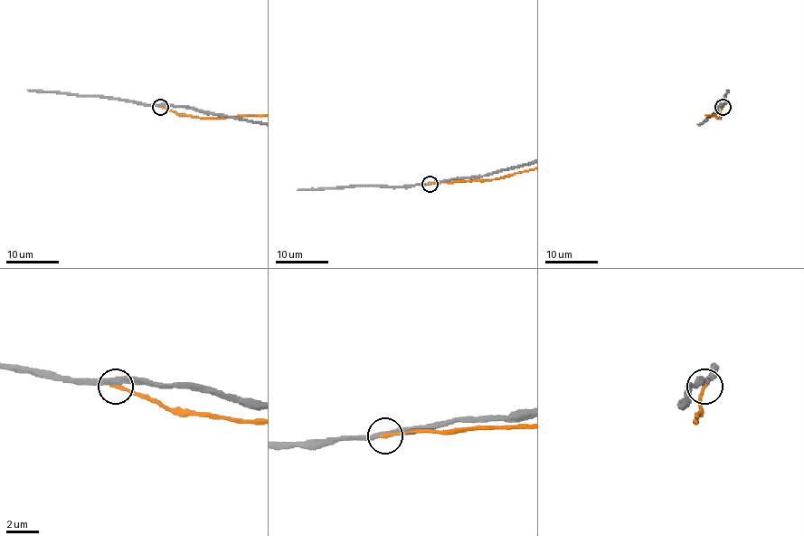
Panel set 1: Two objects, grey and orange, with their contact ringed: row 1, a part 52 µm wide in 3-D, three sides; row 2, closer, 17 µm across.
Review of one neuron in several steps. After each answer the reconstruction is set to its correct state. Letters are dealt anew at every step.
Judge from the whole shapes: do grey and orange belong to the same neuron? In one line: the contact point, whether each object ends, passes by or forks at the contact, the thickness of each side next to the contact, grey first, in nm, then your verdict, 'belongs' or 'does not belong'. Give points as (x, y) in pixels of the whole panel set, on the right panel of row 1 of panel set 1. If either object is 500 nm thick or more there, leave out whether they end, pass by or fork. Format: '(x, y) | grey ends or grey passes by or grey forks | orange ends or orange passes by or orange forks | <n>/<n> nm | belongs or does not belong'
(723, 107) | grey passes by | orange ends | 320/240 nm | does not belong

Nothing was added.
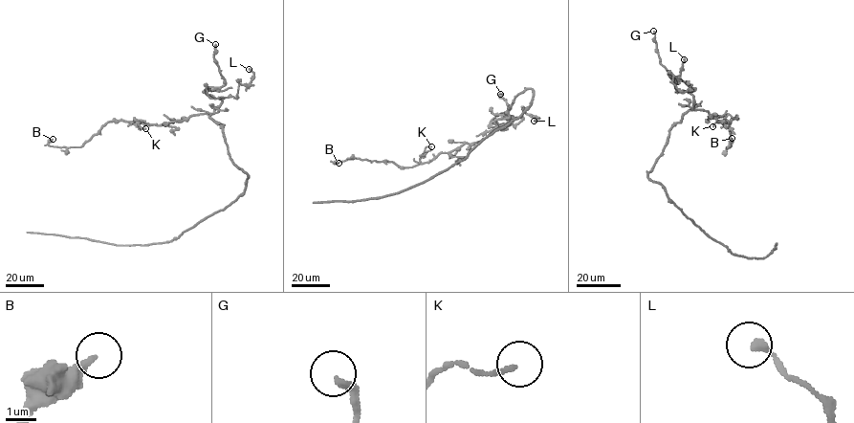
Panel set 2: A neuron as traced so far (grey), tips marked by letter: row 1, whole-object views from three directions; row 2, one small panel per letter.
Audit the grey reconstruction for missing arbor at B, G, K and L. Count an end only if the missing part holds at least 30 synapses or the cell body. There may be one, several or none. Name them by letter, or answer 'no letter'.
no letter

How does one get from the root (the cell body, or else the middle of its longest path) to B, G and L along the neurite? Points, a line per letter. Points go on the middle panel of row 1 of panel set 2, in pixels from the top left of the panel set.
B: (531, 89), (514, 98), (509, 117), (495, 120), (486, 137), (428, 162), (407, 167), (386, 160), (339, 163)
G: (531, 89), (514, 98), (508, 118), (494, 121), (506, 129), (490, 122), (510, 109), (500, 94)
L: (531, 89), (517, 95), (509, 117), (494, 123), (500, 129), (516, 124), (523, 111), (539, 120), (534, 121)

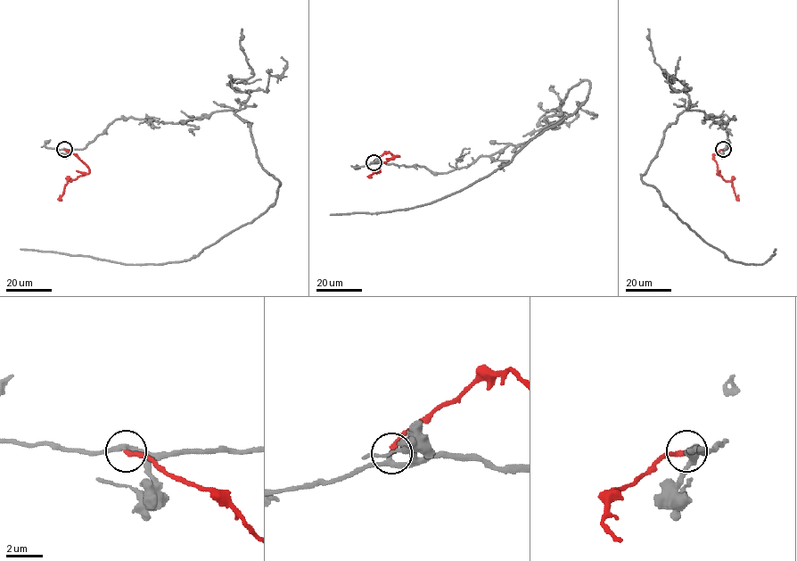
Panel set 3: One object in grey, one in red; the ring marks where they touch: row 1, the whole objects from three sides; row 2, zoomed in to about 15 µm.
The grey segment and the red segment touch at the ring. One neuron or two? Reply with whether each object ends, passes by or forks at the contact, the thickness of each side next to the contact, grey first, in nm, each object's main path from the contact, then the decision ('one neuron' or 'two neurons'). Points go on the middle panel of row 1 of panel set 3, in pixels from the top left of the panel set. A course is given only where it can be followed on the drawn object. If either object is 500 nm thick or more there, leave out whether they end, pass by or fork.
grey passes by; red ends there; 280 nm thick on the grey side, 280 nm on the other; grey runs (373, 162), (467, 168), (529, 141), (571, 87), (590, 85), (574, 112), (467, 186), (410, 209), (330, 215); red runs (373, 161), (389, 152), (399, 157), (393, 156), (382, 163), (380, 169), (369, 177); one neuron

